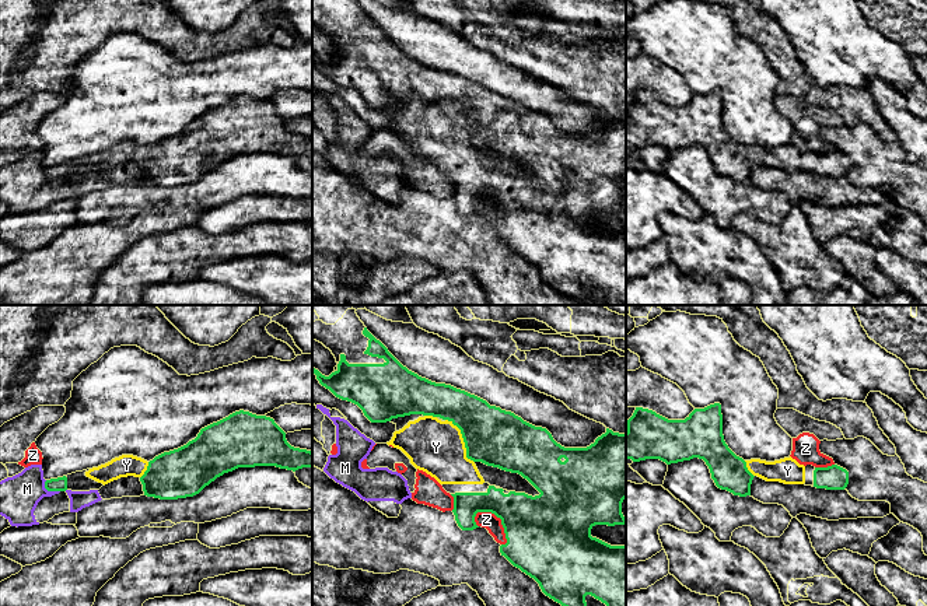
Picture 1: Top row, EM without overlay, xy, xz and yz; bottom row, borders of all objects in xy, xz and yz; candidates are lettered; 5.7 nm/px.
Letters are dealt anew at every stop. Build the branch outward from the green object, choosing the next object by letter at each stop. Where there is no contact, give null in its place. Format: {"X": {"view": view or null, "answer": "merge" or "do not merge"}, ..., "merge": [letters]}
{"M": {"view": "xy", "answer": "do not merge"}, "Y": {"view": "xz", "answer": "merge"}, "Z": {"view": "xz", "answer": "do not merge"}, "merge": ["Y"]}

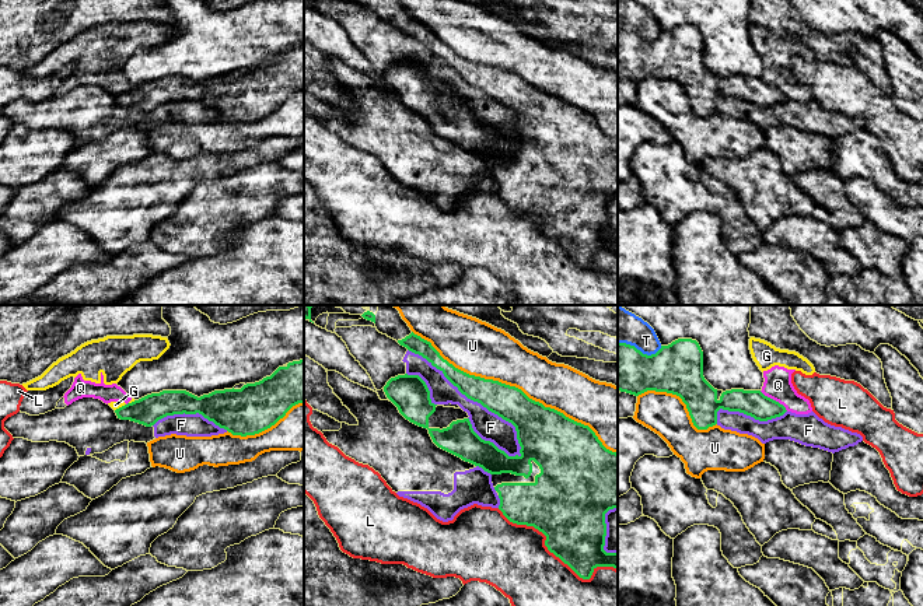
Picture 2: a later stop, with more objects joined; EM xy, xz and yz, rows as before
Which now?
{"F": {"view": "xz", "answer": "do not merge"}, "G": {"view": "xy", "answer": "do not merge"}, "L": {"view": "xz", "answer": "do not merge"}, "Q": {"view": "yz", "answer": "do not merge"}, "T": {"view": "yz", "answer": "do not merge"}, "U": {"view": "xz", "answer": "do not merge"}, "merge": []}

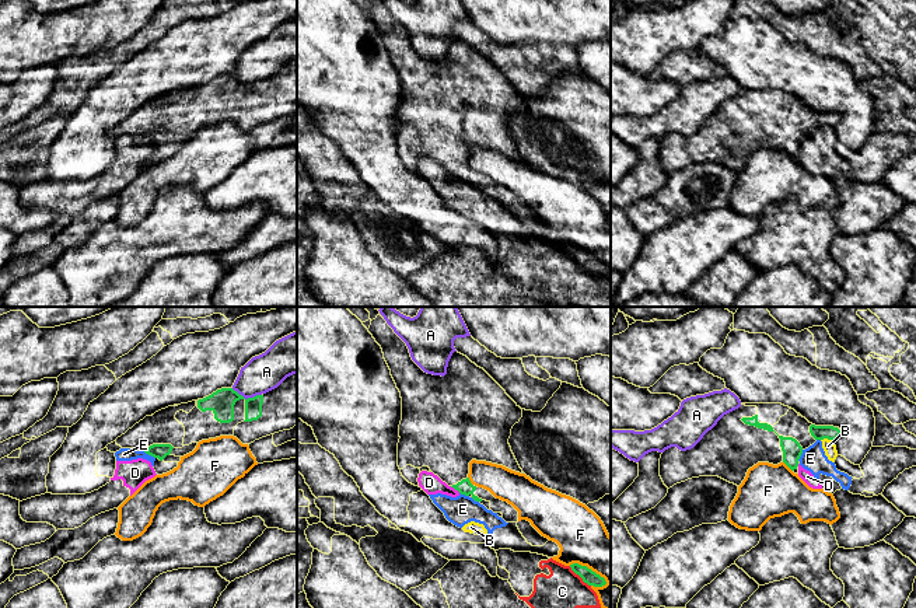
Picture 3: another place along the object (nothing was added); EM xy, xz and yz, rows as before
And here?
{"A": {"view": "xy", "answer": "do not merge"}, "B": {"view": "yz", "answer": "do not merge"}, "C": {"view": "xz", "answer": "do not merge"}, "D": {"view": "xz", "answer": "do not merge"}, "E": {"view": "xy", "answer": "do not merge"}, "F": {"view": "xz", "answer": "do not merge"}, "merge": []}

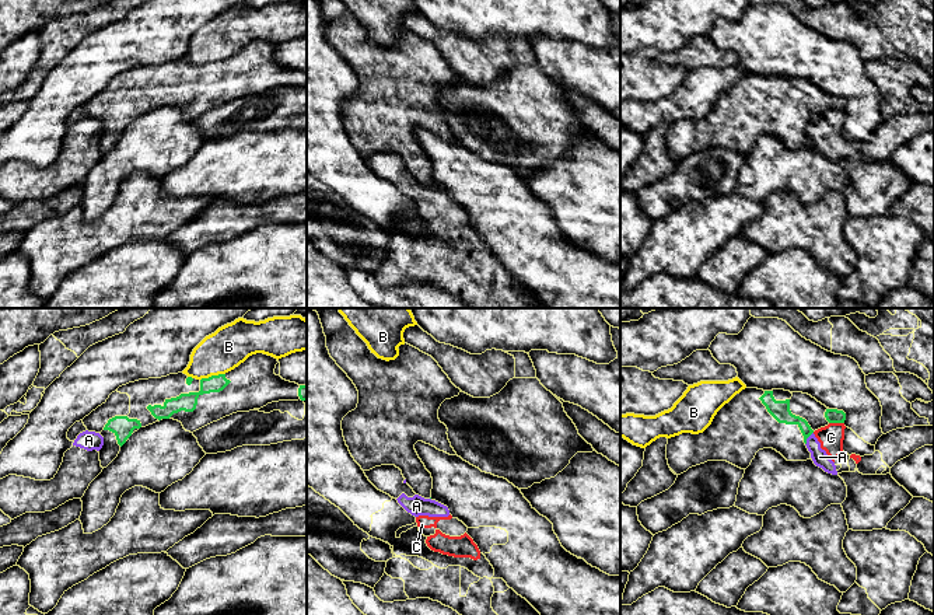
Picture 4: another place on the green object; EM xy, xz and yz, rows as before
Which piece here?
{"A": {"view": "yz", "answer": "do not merge"}, "B": {"view": "xy", "answer": "do not merge"}, "C": {"view": "yz", "answer": "do not merge"}, "merge": []}

